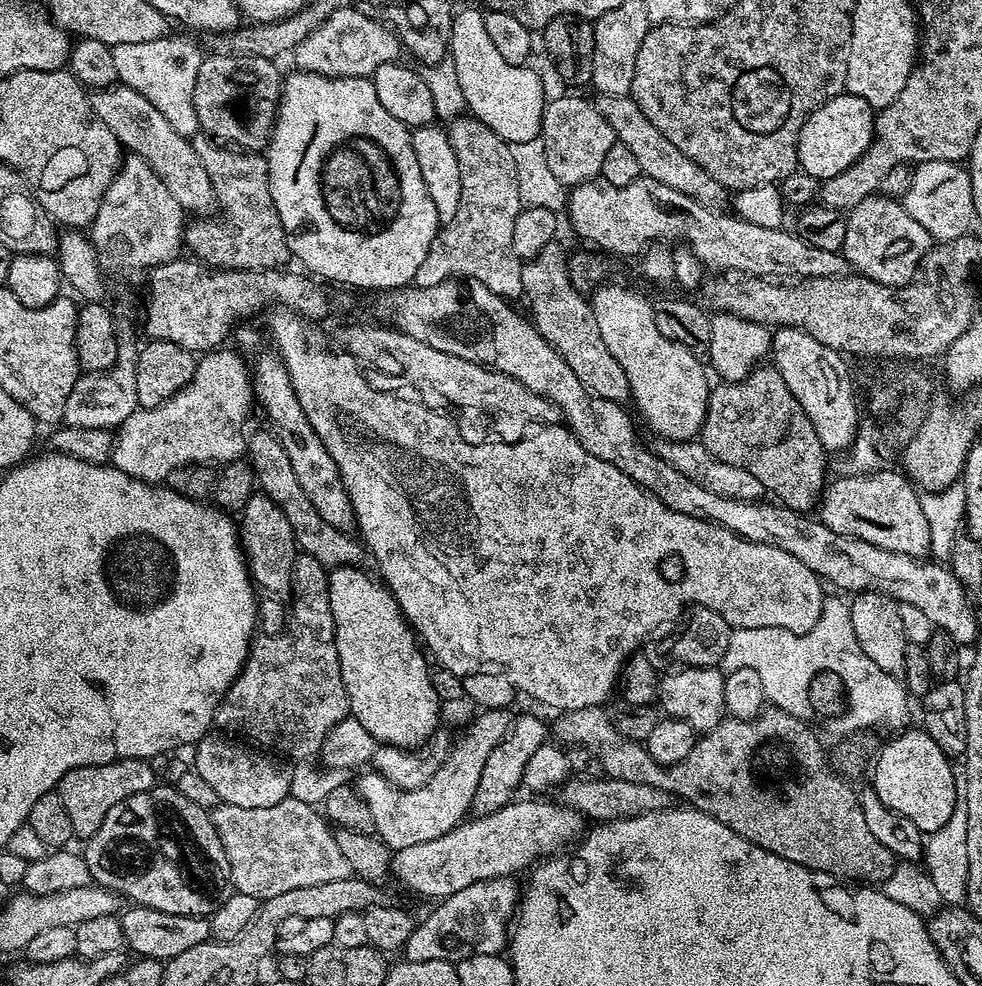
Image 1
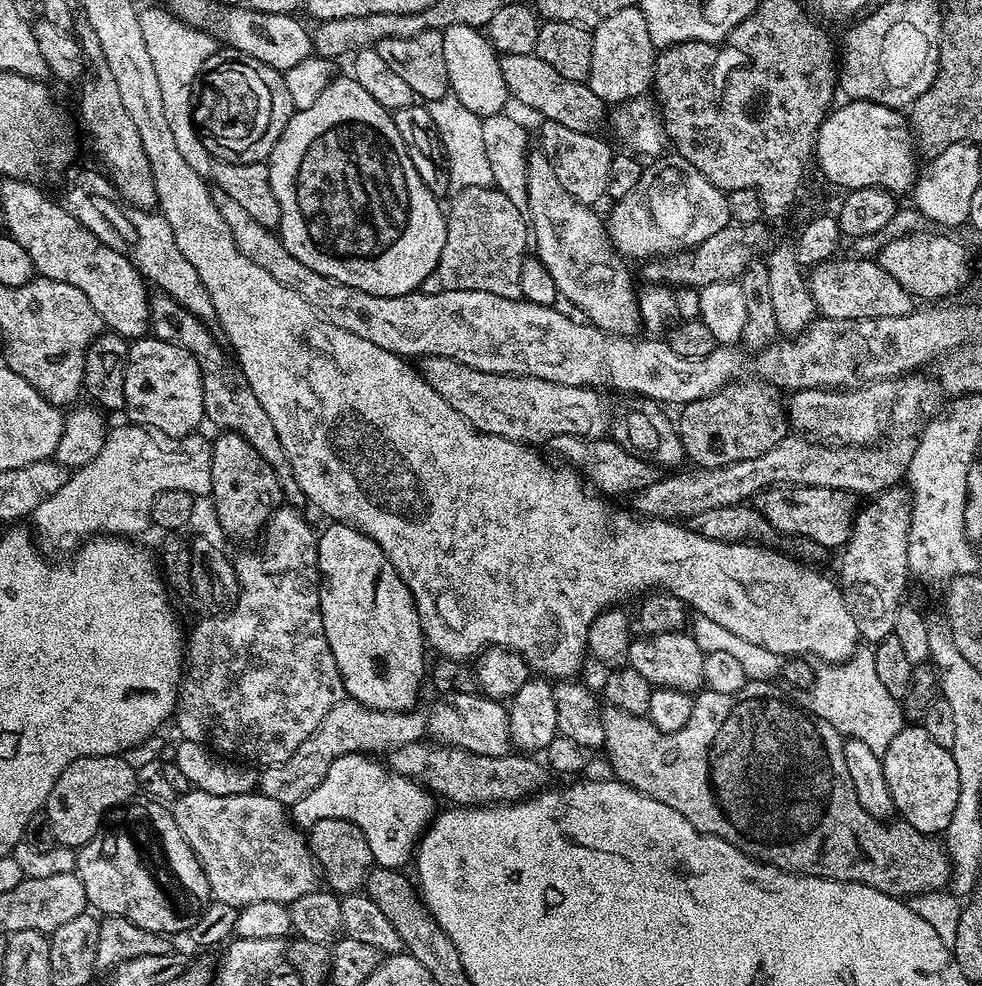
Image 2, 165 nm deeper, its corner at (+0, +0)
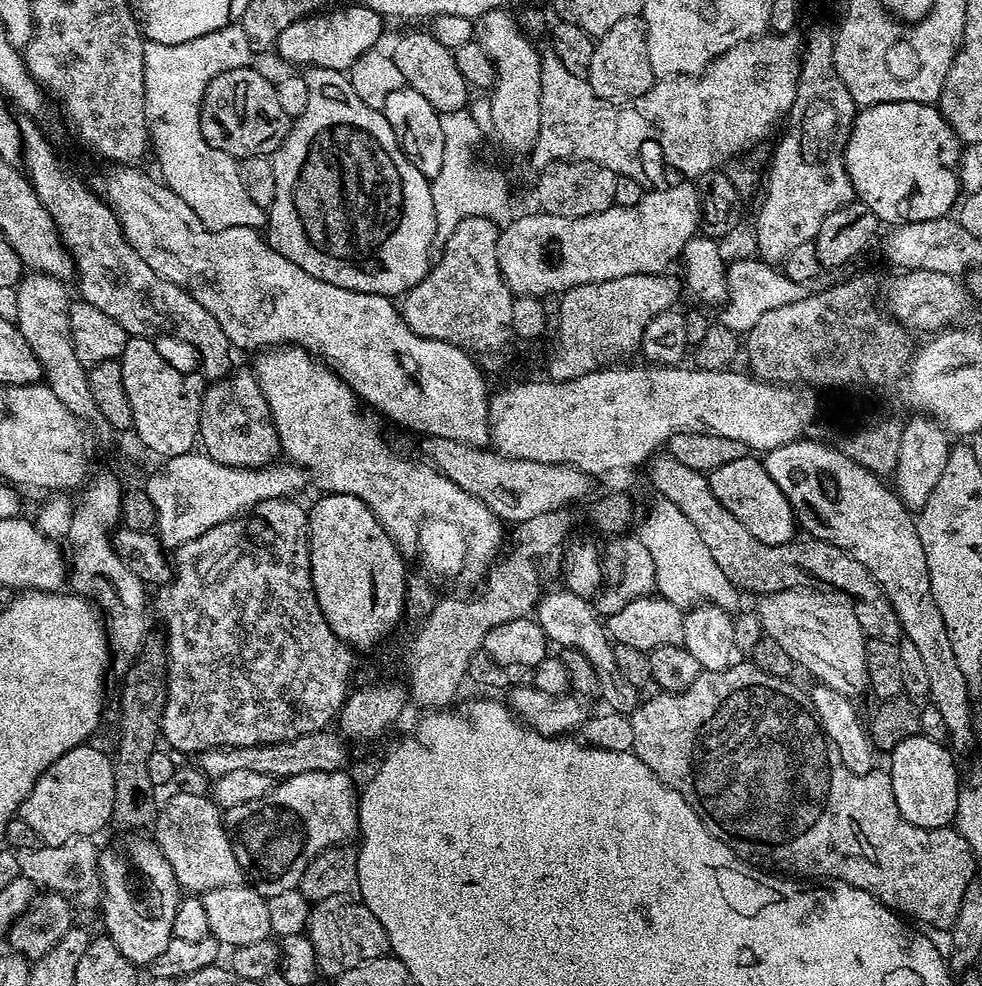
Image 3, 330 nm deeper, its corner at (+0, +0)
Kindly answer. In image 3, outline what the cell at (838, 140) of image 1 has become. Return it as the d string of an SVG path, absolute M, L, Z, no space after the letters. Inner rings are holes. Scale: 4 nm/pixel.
M886 102L861 107L852 124L852 133L844 147L846 174L850 174L852 191L861 204L870 206L885 225L926 222L930 218L949 215L957 207L961 195L960 153L962 142L946 122L936 104L918 102Z

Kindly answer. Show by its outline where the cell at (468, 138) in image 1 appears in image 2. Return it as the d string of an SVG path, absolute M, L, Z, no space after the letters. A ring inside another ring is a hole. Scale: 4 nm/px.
M494 186L459 189L453 198L446 214L446 246L442 246L438 266L434 266L432 273L425 278L423 291L486 290L486 294L521 299L519 278L526 259L524 247L530 244L530 225L526 217L506 194Z

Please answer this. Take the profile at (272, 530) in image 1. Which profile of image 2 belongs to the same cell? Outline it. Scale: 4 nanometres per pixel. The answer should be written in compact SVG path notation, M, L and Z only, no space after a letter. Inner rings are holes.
M223 431L216 440L213 439L211 456L211 499L214 498L216 518L221 528L236 540L257 539L263 531L267 520L279 507L282 500L280 491L280 478L273 467L266 462L262 454L254 449L241 435L236 432Z

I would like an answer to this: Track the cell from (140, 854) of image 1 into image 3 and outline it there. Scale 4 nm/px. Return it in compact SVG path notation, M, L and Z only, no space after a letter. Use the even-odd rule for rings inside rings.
M144 834L125 836L128 837L121 844L110 845L98 856L98 888L104 891L100 900L104 911L103 931L129 962L150 966L173 938L174 914L178 911L182 889L156 841Z

